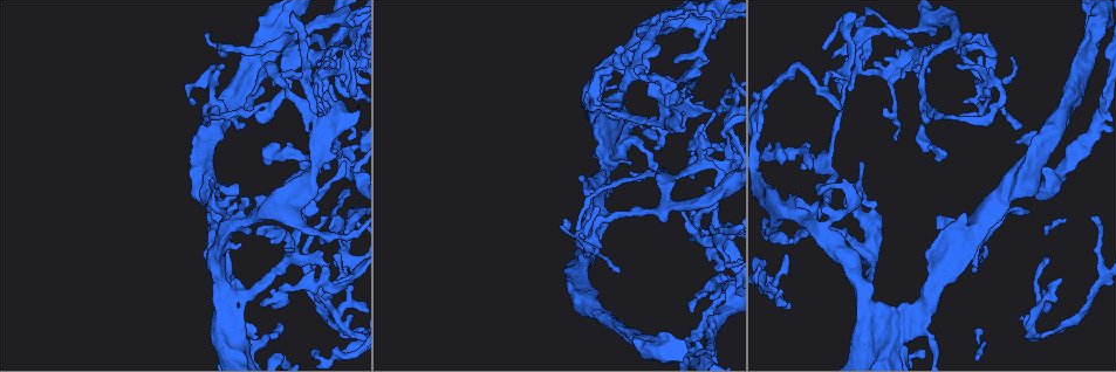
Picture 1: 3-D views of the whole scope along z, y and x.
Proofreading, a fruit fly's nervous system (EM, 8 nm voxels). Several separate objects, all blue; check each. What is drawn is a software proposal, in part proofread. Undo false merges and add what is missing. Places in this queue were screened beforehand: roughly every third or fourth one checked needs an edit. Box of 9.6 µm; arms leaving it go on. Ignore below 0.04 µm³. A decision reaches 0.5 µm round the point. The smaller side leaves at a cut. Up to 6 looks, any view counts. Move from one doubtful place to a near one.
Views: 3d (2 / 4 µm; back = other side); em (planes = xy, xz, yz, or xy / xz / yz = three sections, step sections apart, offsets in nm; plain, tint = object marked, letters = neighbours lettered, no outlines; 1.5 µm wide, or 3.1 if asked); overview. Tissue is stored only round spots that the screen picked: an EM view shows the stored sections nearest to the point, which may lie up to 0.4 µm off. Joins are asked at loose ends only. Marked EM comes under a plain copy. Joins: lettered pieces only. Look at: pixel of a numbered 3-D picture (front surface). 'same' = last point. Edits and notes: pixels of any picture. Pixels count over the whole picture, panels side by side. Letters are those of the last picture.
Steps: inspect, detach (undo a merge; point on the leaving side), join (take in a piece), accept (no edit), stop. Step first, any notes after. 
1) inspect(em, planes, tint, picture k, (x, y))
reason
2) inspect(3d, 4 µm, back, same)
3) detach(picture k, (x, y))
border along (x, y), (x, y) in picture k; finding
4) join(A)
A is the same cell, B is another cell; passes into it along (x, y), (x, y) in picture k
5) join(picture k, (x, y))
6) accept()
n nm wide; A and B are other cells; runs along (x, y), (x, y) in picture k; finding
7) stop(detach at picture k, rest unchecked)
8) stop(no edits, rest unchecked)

inspect(3d, 4 µm, back, picture 1, (326, 265))
thin end

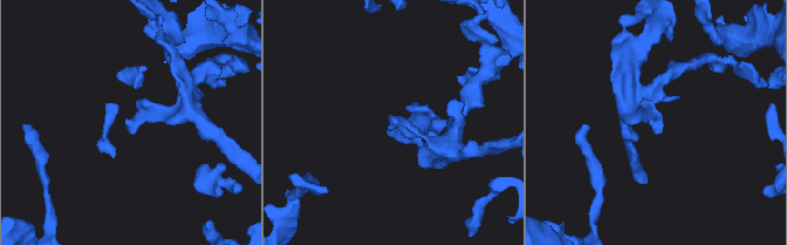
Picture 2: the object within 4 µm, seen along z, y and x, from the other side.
inspect(em, xz, step 8, tint, picture 2, (391, 129))

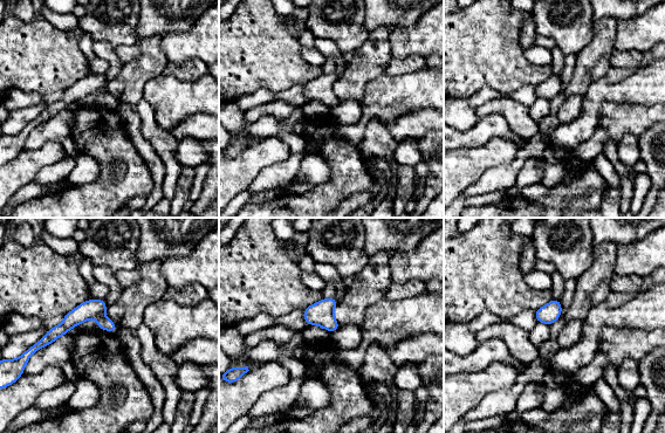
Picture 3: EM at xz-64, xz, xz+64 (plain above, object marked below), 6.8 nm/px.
inspect(em, planes, letters, same)
cut it another way

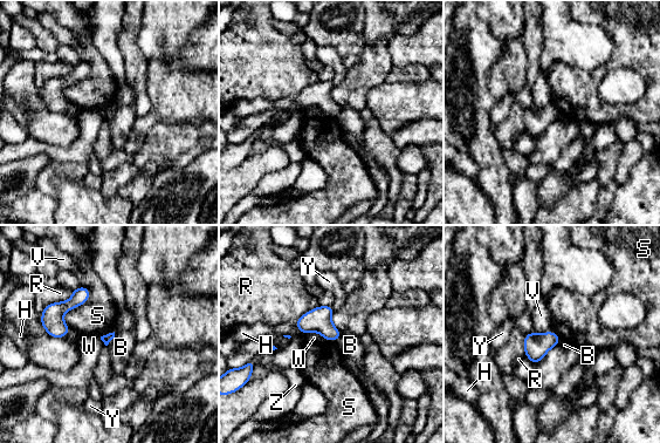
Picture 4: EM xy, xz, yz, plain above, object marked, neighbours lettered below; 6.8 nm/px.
accept()
B, H, R, S, V, W, Y and Z are other cells; border along (83, 285), (70, 329) in picture 4; no lettered piece goes on from it

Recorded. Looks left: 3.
inspect(3d, 4 µm, picture 1, (350, 137))
tapers out

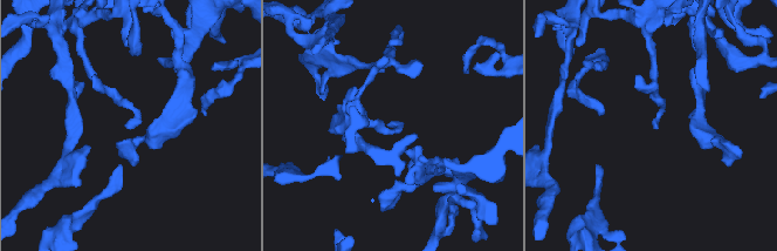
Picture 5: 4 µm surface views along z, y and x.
inspect(em, xz, step 8, tint, picture 5, (127, 125))
now the EM

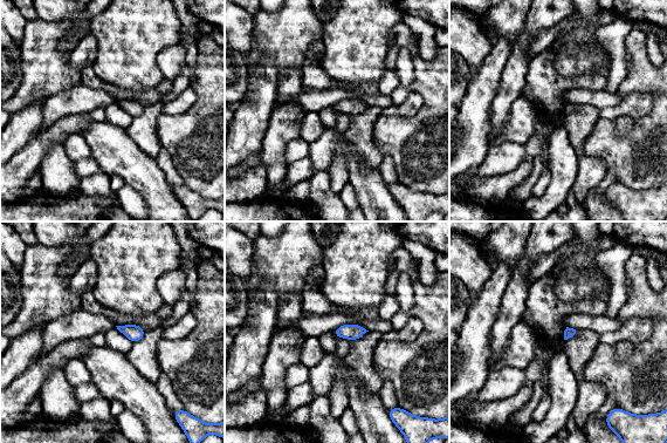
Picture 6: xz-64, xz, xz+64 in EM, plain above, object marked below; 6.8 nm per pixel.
inspect(em, xy, step 8, letters, same)
another direction

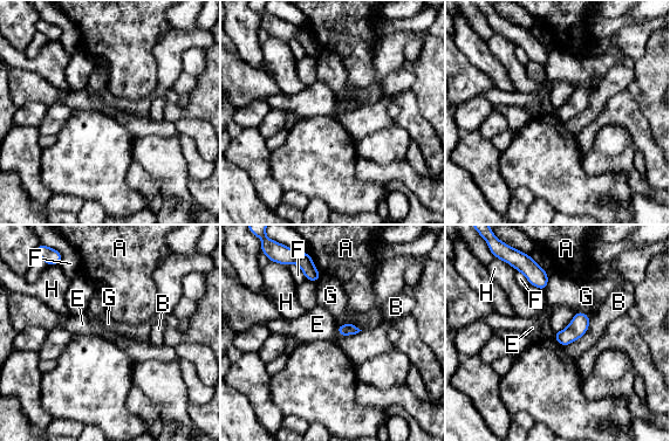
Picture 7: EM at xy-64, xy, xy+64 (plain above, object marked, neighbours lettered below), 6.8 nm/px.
accept()
A, B, E, F, G and H are other cells; border along (532, 260), (548, 274) in picture 7; none of them fits

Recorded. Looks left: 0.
stop(no edits, rest unchecked)

